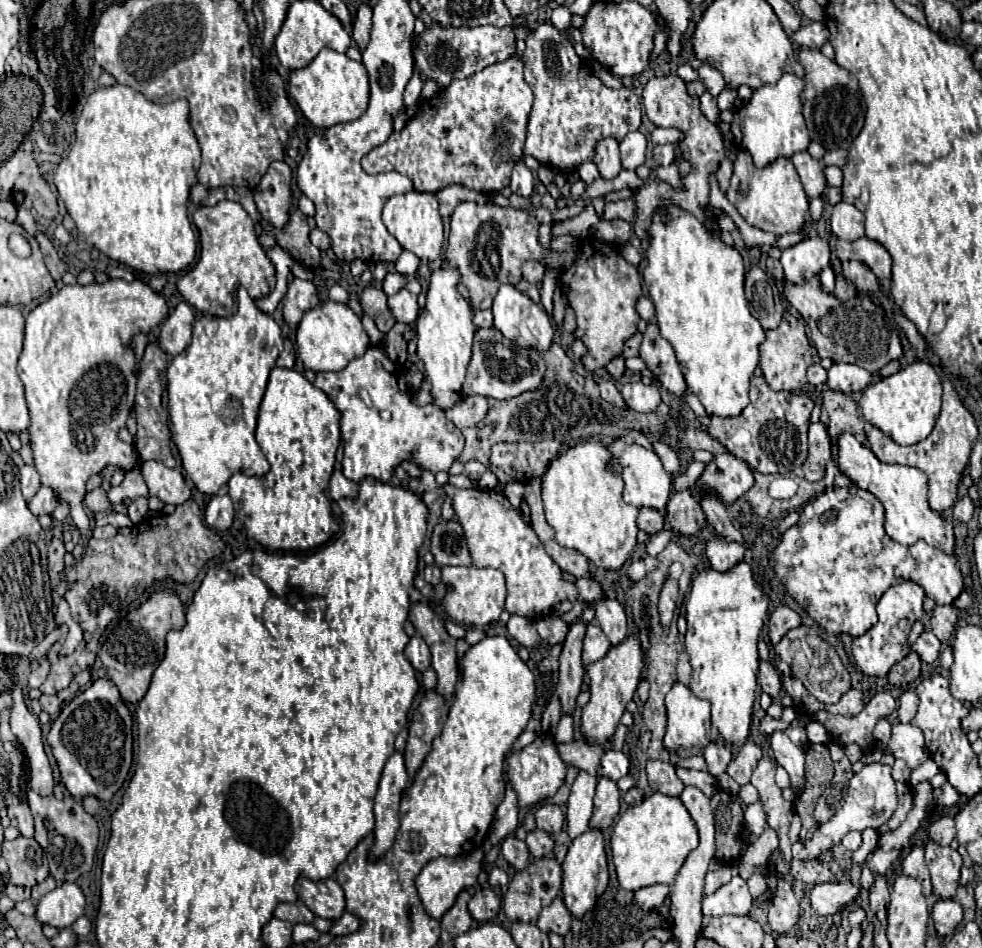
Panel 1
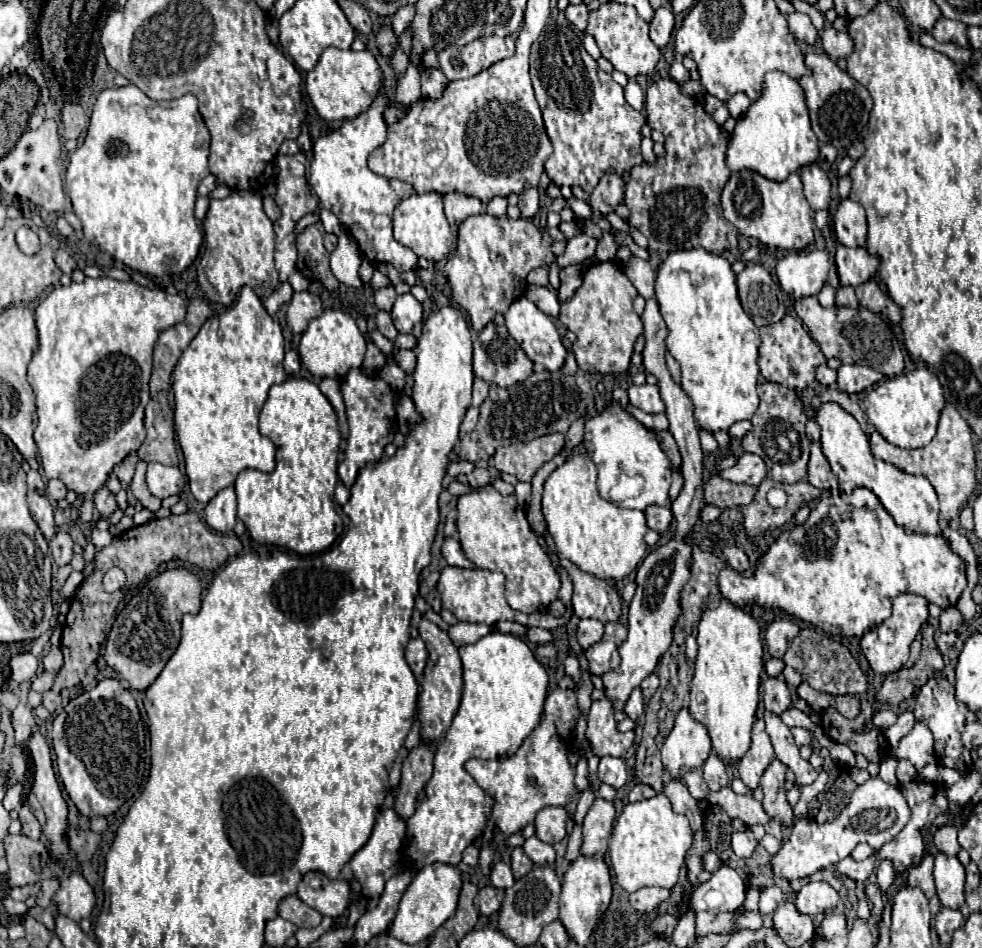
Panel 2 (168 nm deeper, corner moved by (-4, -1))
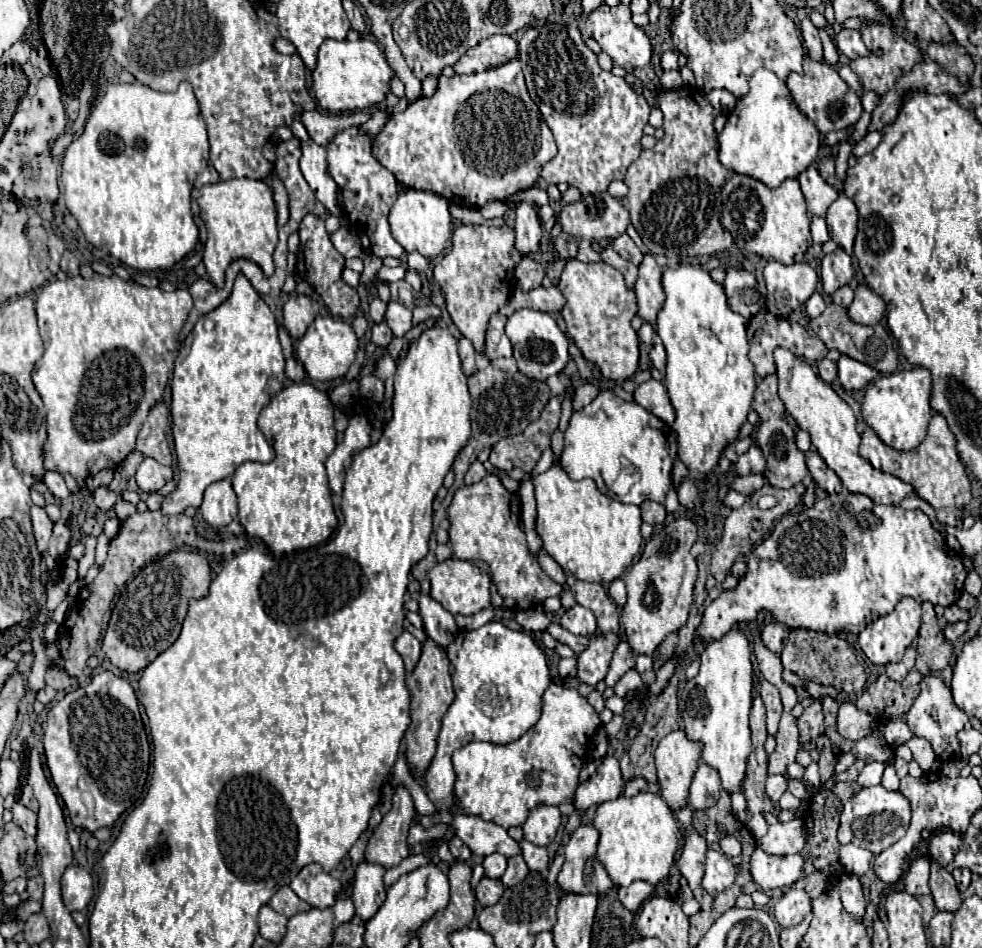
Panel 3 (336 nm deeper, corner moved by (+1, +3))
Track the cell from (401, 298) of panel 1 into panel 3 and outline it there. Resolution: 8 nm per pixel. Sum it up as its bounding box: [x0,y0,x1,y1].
[385,300,413,338]

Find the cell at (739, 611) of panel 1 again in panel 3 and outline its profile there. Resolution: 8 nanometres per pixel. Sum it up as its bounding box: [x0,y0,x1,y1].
[681,628,753,792]

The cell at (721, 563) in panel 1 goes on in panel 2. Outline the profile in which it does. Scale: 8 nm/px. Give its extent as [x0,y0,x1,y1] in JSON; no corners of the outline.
[720,488,966,636]

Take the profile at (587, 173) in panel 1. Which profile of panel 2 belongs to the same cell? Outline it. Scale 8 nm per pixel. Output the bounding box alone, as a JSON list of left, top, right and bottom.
[596,232,618,256]

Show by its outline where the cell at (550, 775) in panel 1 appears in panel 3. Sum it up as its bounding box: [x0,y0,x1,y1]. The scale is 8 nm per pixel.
[453,680,601,830]

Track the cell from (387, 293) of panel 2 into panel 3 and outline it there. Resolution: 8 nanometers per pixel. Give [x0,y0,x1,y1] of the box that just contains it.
[369,298,385,322]

